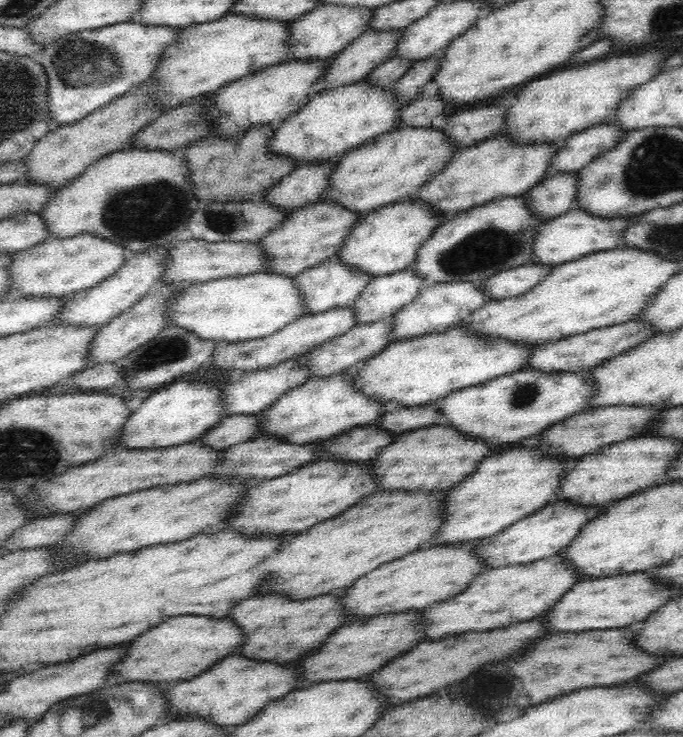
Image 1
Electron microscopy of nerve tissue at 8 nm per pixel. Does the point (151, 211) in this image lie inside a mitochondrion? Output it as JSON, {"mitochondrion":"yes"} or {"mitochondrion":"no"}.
{"mitochondrion":"yes"}

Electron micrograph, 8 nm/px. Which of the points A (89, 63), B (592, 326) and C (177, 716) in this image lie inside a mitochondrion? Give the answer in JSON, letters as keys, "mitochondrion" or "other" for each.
{"A":"mitochondrion","B":"other","C":"other"}

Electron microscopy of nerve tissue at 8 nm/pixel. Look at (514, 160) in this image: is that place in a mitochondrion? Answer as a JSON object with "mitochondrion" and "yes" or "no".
{"mitochondrion":"no"}

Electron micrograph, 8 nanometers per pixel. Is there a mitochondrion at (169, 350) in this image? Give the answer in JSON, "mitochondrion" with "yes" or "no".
{"mitochondrion":"yes"}

